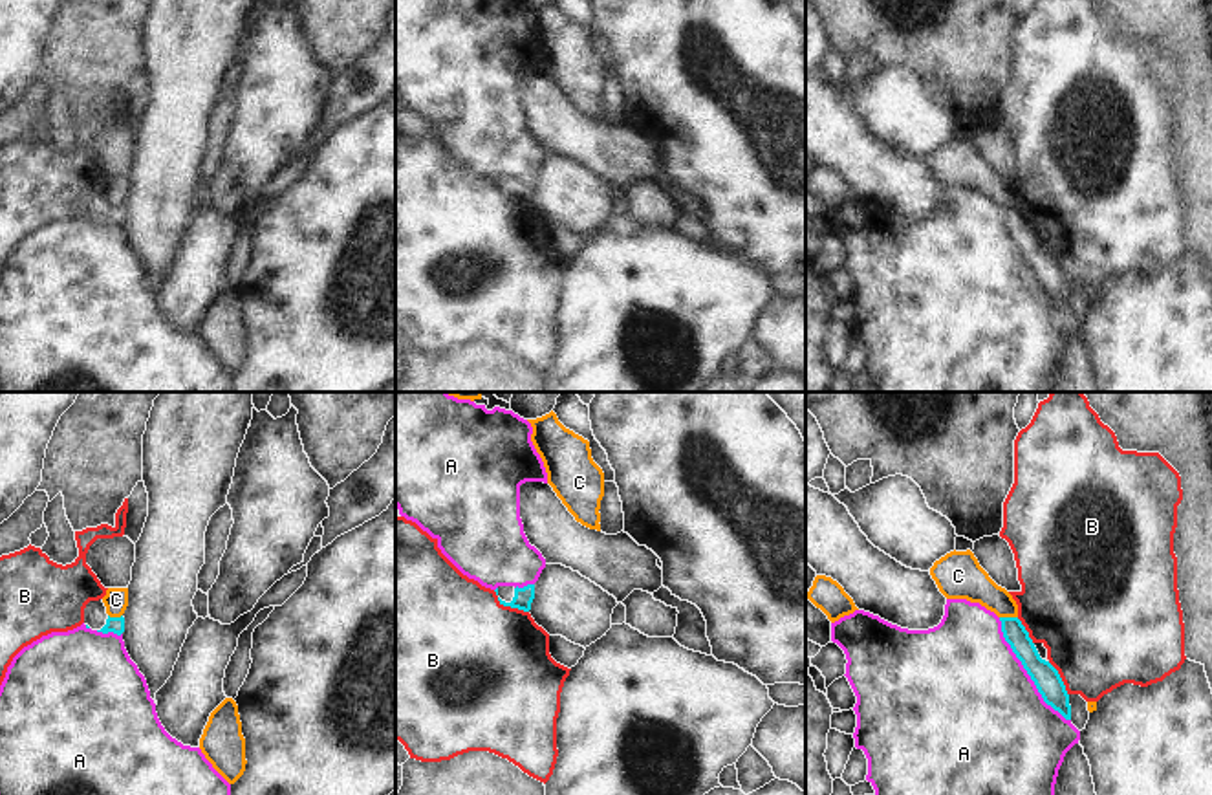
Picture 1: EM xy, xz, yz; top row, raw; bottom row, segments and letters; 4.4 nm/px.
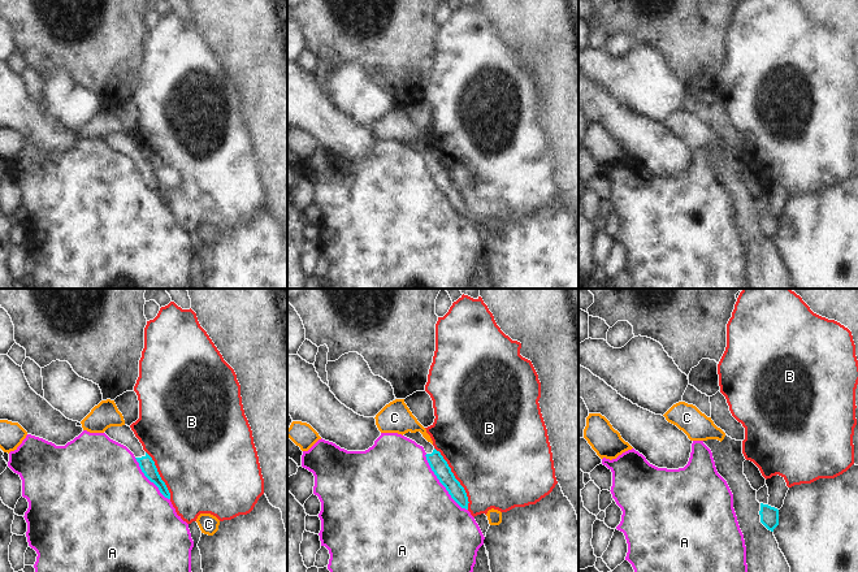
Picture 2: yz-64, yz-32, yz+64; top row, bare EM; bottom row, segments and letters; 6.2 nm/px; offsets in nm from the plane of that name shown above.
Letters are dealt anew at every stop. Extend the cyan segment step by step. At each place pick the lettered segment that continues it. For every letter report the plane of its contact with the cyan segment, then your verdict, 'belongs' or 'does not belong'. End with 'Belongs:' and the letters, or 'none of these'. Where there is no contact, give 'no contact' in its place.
A: yz | does not belong
B: xz | does not belong
C: yz | does not belong
Belongs: none of these

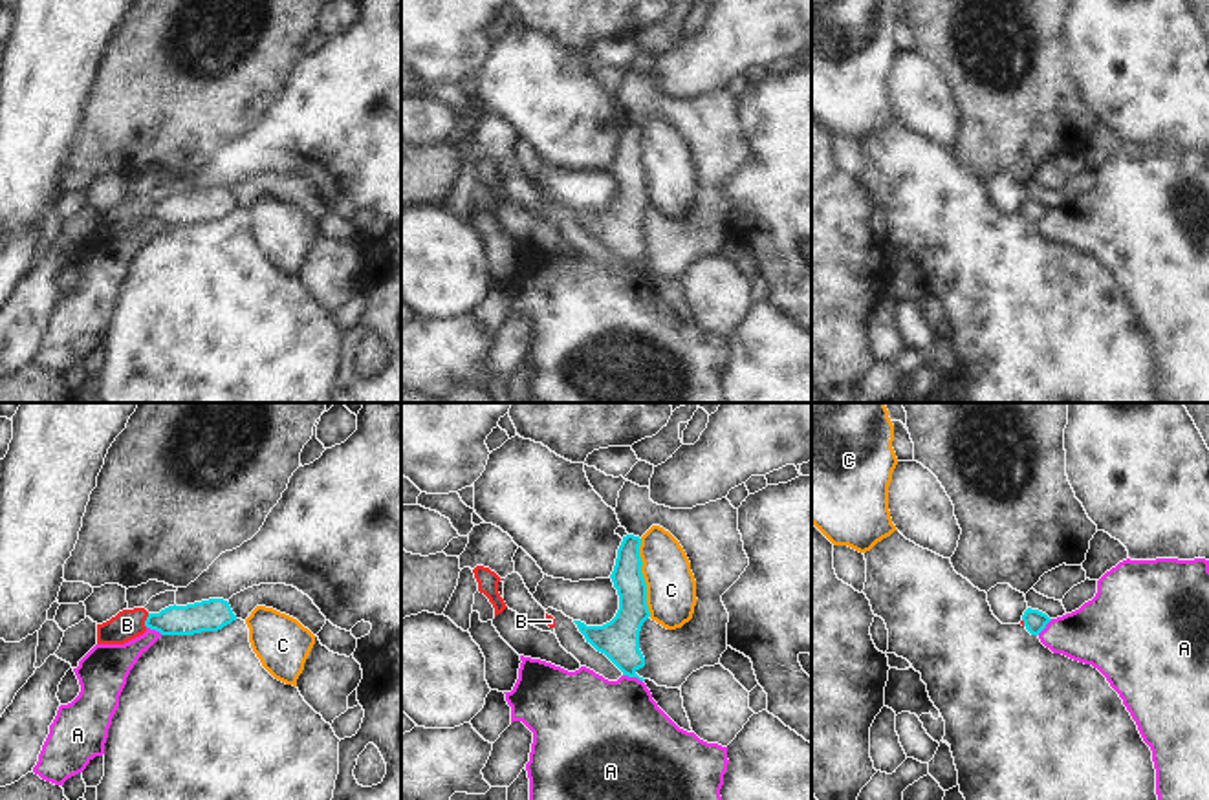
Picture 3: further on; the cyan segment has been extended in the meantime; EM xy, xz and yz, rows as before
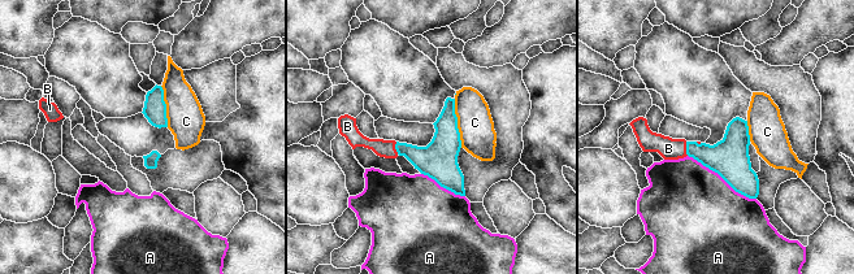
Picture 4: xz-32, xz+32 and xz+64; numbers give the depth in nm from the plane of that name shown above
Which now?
A: xz | does not belong
B: xy | belongs
C: xz | does not belong
Belongs: B

